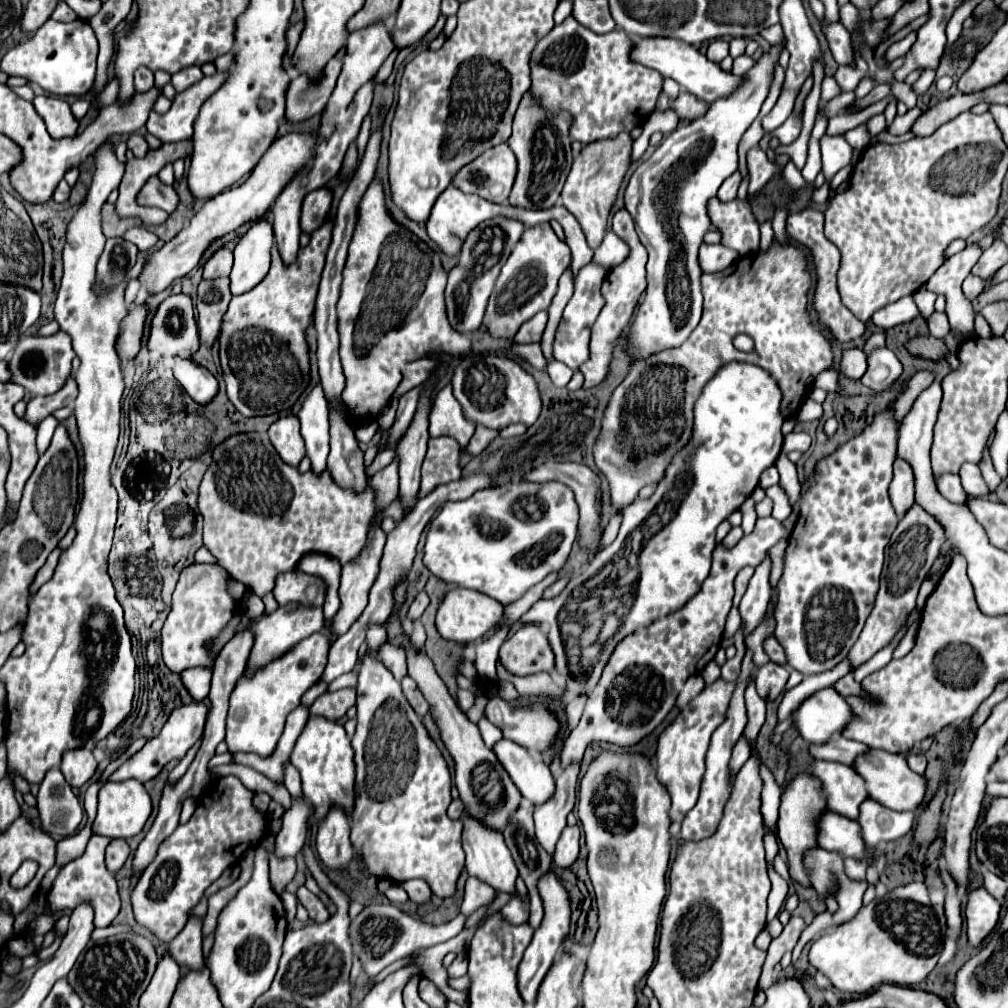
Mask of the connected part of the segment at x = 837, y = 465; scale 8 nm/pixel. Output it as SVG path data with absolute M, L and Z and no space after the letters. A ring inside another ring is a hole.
M893 401L883 411L875 413L871 425L867 425L861 435L853 437L833 455L817 463L817 483L803 497L801 515L785 551L785 571L779 581L779 601L775 609L775 639L785 647L789 665L803 675L833 669L833 665L843 661L855 645L873 609L875 593L879 589L879 577L885 563L885 547L899 521L889 499L893 461L897 457L897 437L899 423L895 417Z

